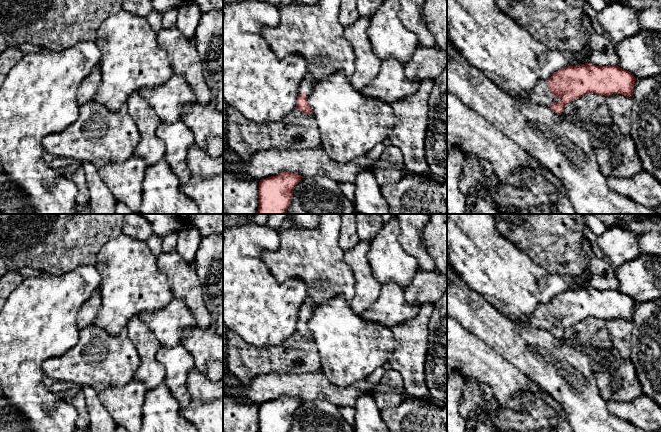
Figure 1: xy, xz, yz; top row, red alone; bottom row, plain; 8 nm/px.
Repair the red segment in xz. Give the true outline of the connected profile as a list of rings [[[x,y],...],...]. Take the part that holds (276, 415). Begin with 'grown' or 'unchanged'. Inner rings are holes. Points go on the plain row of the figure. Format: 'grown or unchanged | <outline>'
unchanged | [[[281,396],[259,406],[259,432],[288,432],[293,414],[302,400]]]

